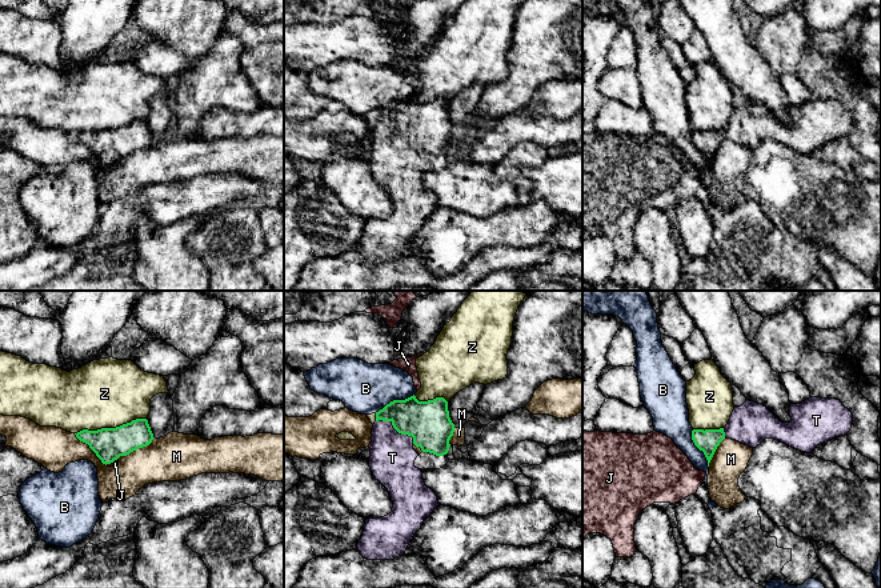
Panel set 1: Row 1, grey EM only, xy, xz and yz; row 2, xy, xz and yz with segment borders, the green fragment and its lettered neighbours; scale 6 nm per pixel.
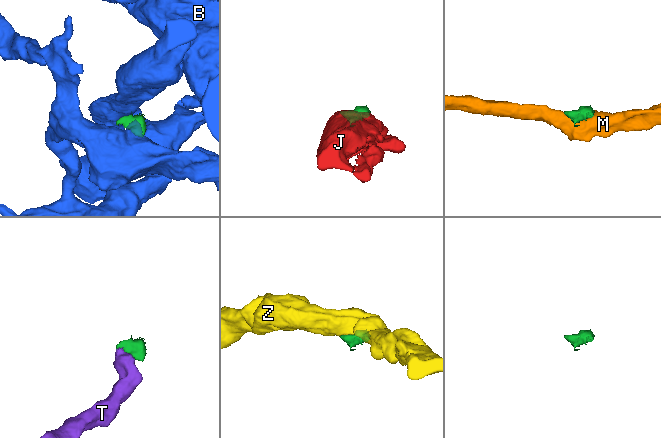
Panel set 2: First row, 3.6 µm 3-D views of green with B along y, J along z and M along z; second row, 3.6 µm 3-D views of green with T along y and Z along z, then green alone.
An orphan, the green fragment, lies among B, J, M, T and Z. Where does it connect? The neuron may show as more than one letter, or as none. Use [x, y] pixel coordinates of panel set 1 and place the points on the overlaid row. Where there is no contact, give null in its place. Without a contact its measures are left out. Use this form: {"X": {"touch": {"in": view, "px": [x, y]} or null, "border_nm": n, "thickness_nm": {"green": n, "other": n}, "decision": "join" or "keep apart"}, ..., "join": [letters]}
{"B": {"touch": {"in": "xz", "px": [393, 400]}, "border_nm": 260, "thickness_nm": {"green": 260, "other": 300}, "decision": "keep apart"}, "J": {"touch": {"in": "xy", "px": [111, 462]}, "border_nm": 90, "thickness_nm": {"green": 200, "other": 40}, "decision": "join"}, "M": {"touch": {"in": "xy", "px": [89, 447]}, "border_nm": 280, "thickness_nm": {"green": 200, "other": 240}, "decision": "keep apart"}, "T": {"touch": {"in": "xz", "px": [396, 430]}, "border_nm": 280, "thickness_nm": {"green": 260, "other": 280}, "decision": "join"}, "Z": {"touch": {"in": "xy", "px": [109, 428]}, "border_nm": 440, "thickness_nm": {"green": 200, "other": 420}, "decision": "keep apart"}, "join": ["J", "T"]}

